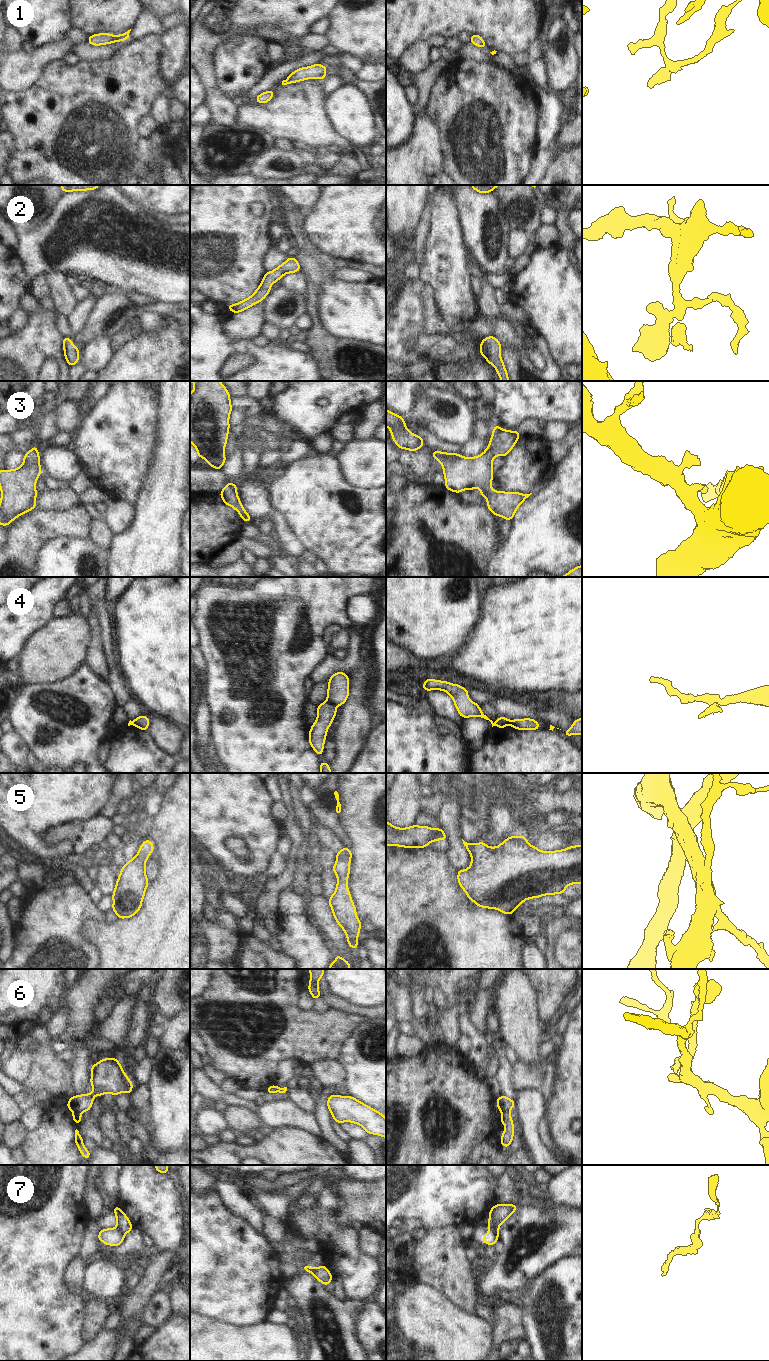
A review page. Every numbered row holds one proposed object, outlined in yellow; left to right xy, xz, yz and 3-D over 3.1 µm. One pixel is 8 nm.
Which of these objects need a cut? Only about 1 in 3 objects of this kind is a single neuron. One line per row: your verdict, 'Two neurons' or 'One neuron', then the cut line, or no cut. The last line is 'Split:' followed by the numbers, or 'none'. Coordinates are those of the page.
1: One neuron. No split
2: One neuron. No split
3: One neuron. No split
4: Two neurons. Split along xz (327, 700), (335, 706)
5: One neuron. No split
6: Two neurons. Split along yz (509, 1111), (502, 1113)
7: Two neurons. Split along yz (489, 1226), (497, 1233)
Split: 4, 6, 7

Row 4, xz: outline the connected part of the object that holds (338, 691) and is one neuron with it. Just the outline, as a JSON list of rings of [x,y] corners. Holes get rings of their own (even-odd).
[[[336,672],[329,681],[327,689],[327,701],[335,706],[344,704],[349,696],[349,677],[346,673]]]

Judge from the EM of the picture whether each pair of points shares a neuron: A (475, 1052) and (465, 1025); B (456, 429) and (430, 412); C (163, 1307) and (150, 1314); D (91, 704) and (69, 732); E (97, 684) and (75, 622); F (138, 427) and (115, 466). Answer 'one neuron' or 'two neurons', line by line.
A: one neuron
B: one neuron
C: one neuron
D: one neuron
E: two neurons
F: one neuron

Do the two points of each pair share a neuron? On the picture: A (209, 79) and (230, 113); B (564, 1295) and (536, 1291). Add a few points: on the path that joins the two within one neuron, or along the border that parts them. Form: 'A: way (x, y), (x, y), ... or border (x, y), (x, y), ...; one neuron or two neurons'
A: way (211, 87), (213, 96), (222, 105); one neuron
B: way (557, 1295), (543, 1295); one neuron

